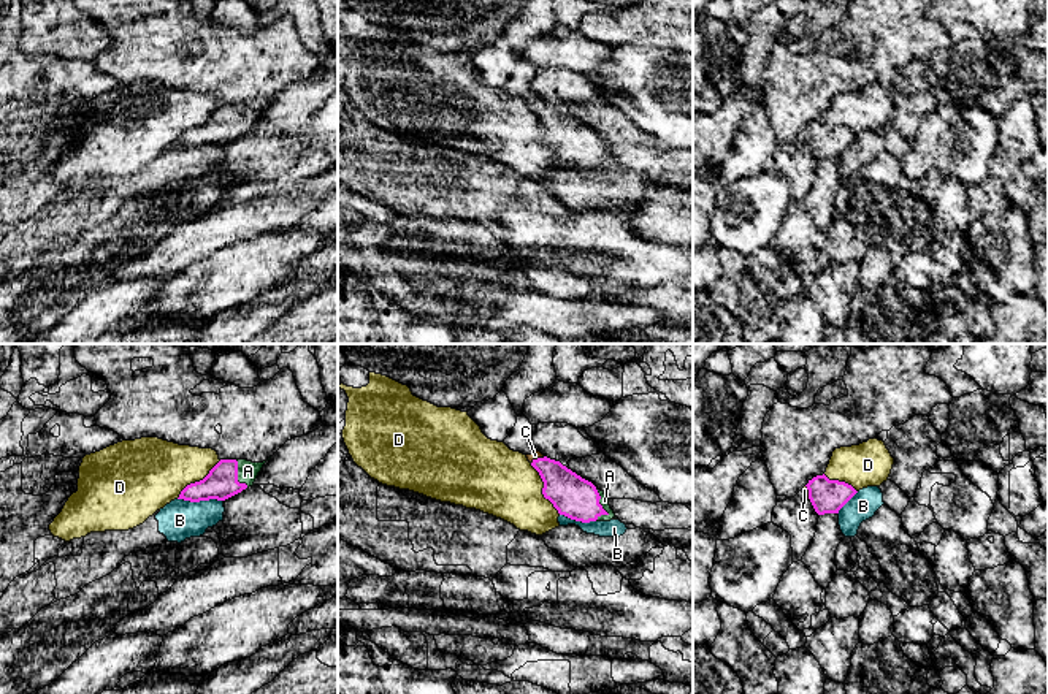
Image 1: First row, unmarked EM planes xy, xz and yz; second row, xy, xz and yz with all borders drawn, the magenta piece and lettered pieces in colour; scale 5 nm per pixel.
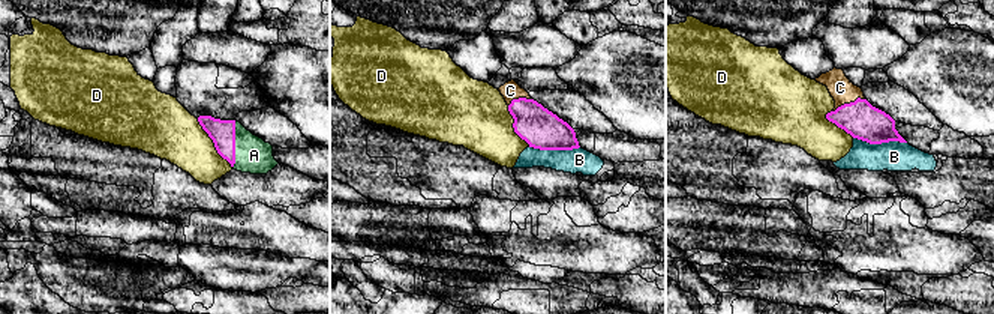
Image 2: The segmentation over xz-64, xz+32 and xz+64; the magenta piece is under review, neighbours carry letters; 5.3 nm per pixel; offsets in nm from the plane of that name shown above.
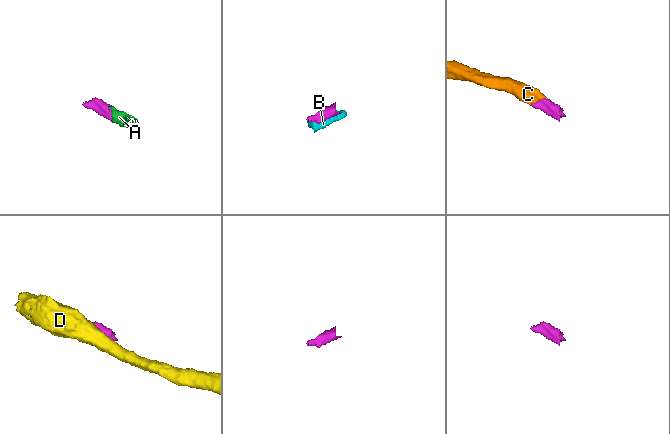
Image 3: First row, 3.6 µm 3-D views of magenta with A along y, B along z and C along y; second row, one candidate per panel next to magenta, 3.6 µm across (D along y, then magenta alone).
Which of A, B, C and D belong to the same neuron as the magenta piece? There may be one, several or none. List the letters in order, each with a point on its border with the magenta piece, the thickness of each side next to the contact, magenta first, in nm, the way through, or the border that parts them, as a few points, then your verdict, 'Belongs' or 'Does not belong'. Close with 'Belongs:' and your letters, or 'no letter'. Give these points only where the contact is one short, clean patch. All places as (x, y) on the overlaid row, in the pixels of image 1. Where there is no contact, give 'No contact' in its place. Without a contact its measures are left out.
A: Touches magenta at xz (601, 506). Thickness 220 nm (magenta) against 50 nm. Path across: xz (573, 496), (584, 503), (601, 506), (604, 501). Belongs
B: Touches magenta at xy (200, 499). Thickness 160 nm (magenta) against 200 nm. Does not belong
C: Touches magenta at xz (538, 458). Thickness 200 nm (magenta) against 50 nm. Path across: xz (571, 495), (538, 458), (535, 455). Belongs
D: Touches magenta at xz (543, 488). Thickness 220 nm (magenta) against 340 nm. Does not belong
Belongs: A, C

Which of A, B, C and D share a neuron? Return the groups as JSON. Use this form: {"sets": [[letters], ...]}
{"sets": [["A", "C"], ["B"], ["D"]]}

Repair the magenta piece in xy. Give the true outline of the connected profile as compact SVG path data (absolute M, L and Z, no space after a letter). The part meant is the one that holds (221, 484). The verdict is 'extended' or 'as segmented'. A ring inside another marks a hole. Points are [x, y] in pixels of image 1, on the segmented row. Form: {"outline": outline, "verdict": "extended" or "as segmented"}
{"outline": "M220 459L203 480L187 485L178 499L190 502L225 501L252 486L265 463Z", "verdict": "extended"}

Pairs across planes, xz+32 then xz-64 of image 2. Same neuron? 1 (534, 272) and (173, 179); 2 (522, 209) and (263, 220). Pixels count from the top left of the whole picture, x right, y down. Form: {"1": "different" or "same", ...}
{"1": "different", "2": "same"}

